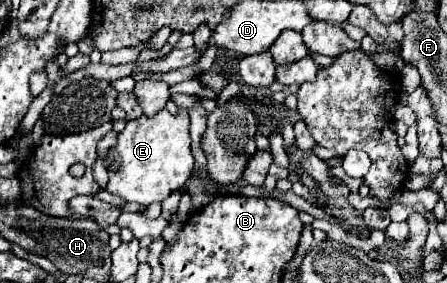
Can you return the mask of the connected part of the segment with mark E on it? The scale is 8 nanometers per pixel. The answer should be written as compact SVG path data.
M167 110L157 112L153 118L141 116L137 120L129 120L125 130L117 134L117 144L109 150L107 162L113 166L115 162L121 162L115 170L109 168L109 182L107 182L107 192L119 196L125 202L137 202L141 206L149 206L153 202L163 202L173 190L179 190L185 186L191 170L193 170L193 154L191 154L191 138L189 138L189 114L179 112L179 114L169 114Z

